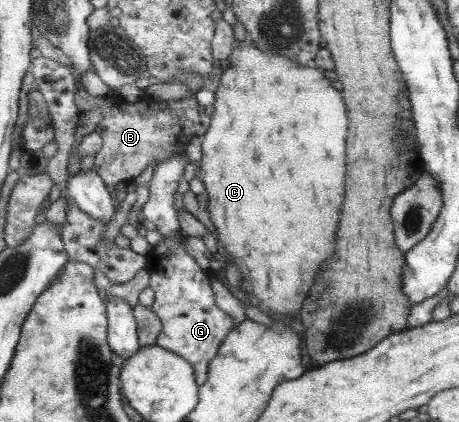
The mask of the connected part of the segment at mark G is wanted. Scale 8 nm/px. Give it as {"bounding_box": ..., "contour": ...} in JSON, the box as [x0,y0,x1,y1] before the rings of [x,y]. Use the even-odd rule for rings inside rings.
{"bounding_box":[145,235,234,385],"contour":[[[171,235],[170,237],[163,237],[161,241],[159,241],[156,245],[152,246],[152,249],[148,251],[148,253],[145,255],[145,270],[149,273],[149,280],[147,283],[147,286],[152,289],[154,292],[153,294],[153,301],[152,305],[150,306],[150,309],[152,309],[152,313],[158,317],[158,320],[160,320],[160,334],[158,337],[156,337],[156,341],[154,341],[154,346],[158,346],[160,348],[163,348],[166,351],[170,351],[176,356],[180,356],[182,359],[186,359],[188,363],[192,365],[192,368],[195,371],[195,383],[197,385],[203,385],[207,381],[207,373],[208,373],[208,362],[211,361],[212,358],[216,356],[216,351],[219,350],[220,343],[223,342],[223,340],[227,337],[227,334],[234,329],[234,325],[232,323],[232,319],[224,314],[221,309],[217,308],[215,306],[213,296],[212,296],[212,290],[210,290],[210,281],[208,280],[211,273],[207,272],[203,269],[200,269],[198,266],[198,263],[195,262],[194,259],[192,259],[192,256],[188,255],[187,251],[184,251],[184,235]]]}

